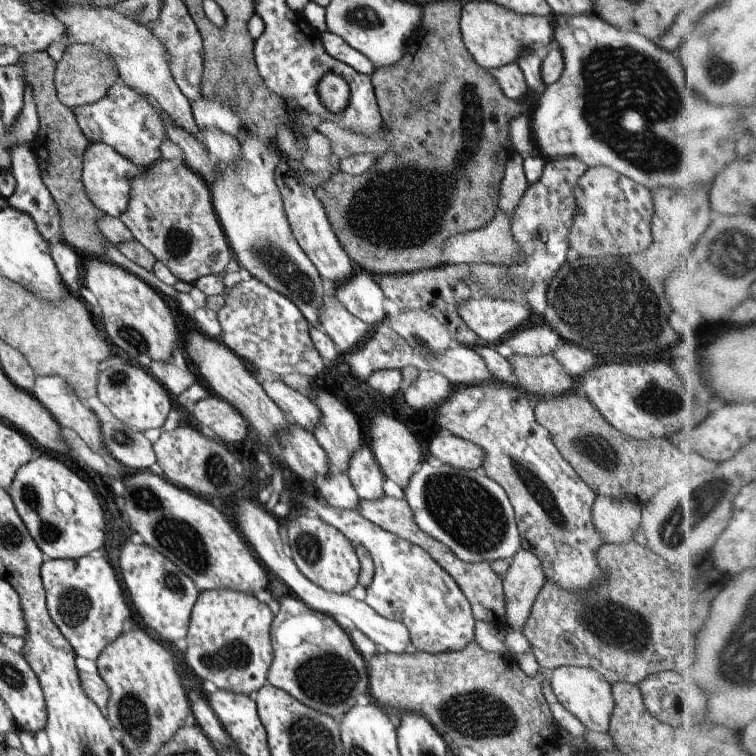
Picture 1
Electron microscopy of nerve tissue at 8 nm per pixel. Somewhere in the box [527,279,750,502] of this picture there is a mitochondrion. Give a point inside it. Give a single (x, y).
(654, 399)

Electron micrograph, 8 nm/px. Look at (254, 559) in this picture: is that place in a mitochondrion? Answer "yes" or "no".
no

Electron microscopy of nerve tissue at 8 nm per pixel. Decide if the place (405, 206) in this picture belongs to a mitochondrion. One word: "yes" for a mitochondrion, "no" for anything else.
yes

